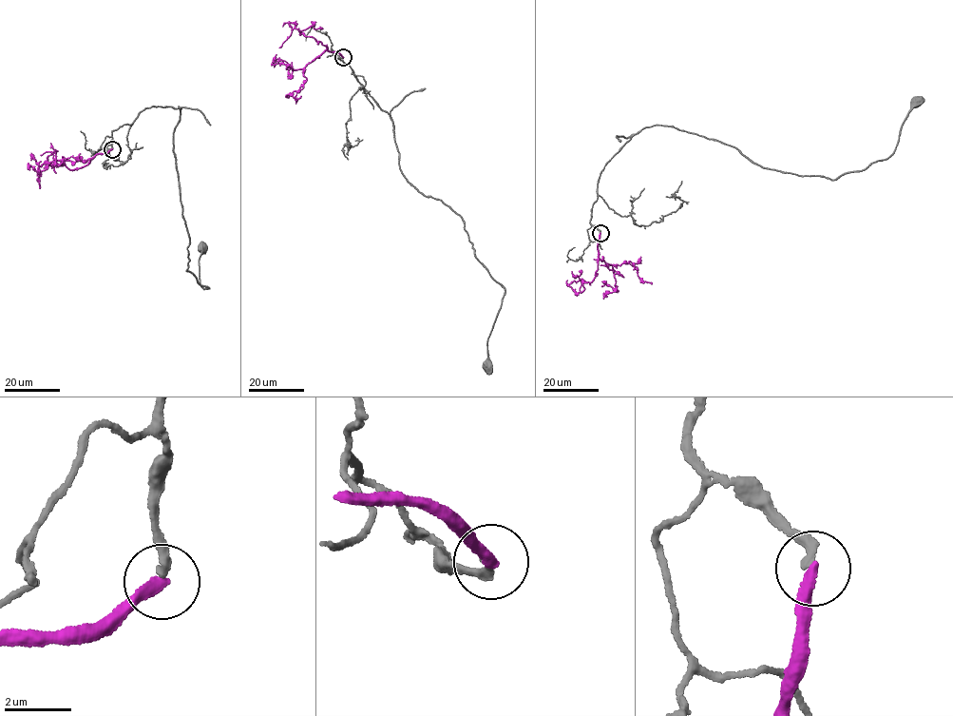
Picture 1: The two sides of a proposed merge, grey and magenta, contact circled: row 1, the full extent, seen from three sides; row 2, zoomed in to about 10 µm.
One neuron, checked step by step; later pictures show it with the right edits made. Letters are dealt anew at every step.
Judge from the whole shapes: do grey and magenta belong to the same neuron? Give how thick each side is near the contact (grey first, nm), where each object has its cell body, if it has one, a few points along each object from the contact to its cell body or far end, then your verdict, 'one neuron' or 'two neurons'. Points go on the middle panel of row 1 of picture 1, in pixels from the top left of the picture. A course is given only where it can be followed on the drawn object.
calibres 260 and 320 nm; soma grey (487, 367); soma magenta none; course grey (343, 56), (335, 56), (389, 112), (407, 182), (460, 216), (475, 254), (504, 288), (486, 340), (486, 367); course magenta (343, 57), (325, 50), (313, 60), (304, 68), (306, 81), (286, 96), (296, 100); two neurons

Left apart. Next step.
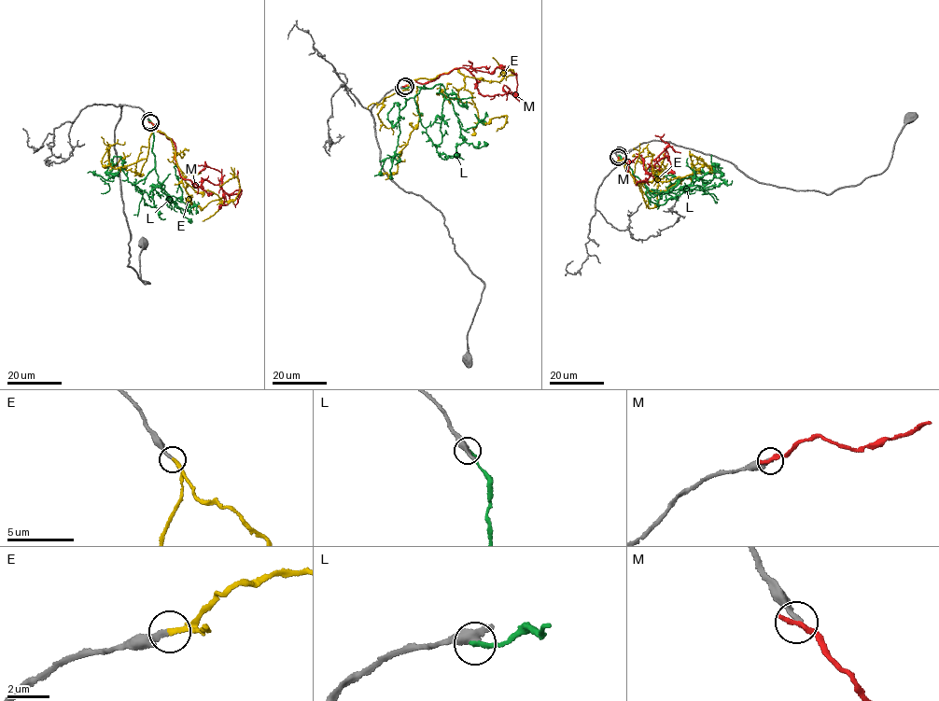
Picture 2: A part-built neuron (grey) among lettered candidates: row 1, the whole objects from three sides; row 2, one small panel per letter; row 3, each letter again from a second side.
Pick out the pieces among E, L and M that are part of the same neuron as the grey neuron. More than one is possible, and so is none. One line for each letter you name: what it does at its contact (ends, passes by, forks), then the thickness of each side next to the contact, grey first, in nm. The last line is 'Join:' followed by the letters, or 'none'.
E: it ends; calibres 240 and 240 nm
Join: E

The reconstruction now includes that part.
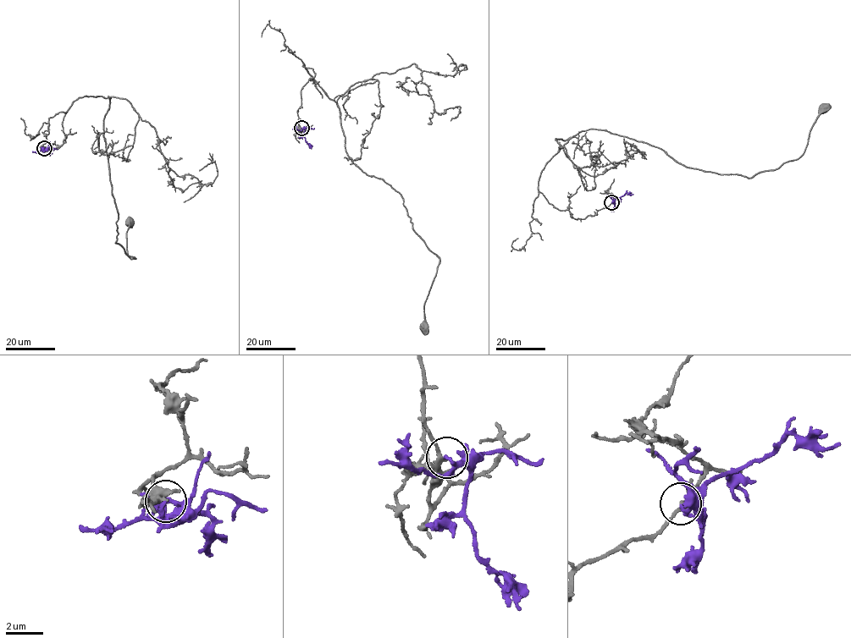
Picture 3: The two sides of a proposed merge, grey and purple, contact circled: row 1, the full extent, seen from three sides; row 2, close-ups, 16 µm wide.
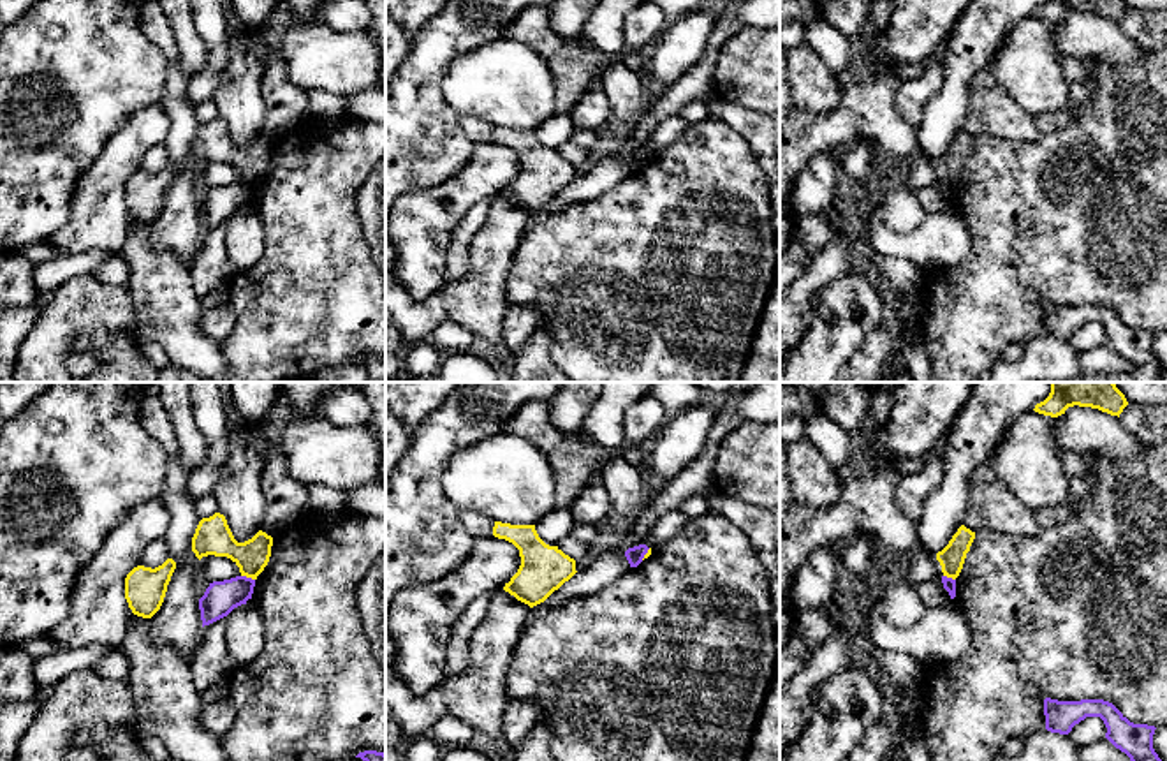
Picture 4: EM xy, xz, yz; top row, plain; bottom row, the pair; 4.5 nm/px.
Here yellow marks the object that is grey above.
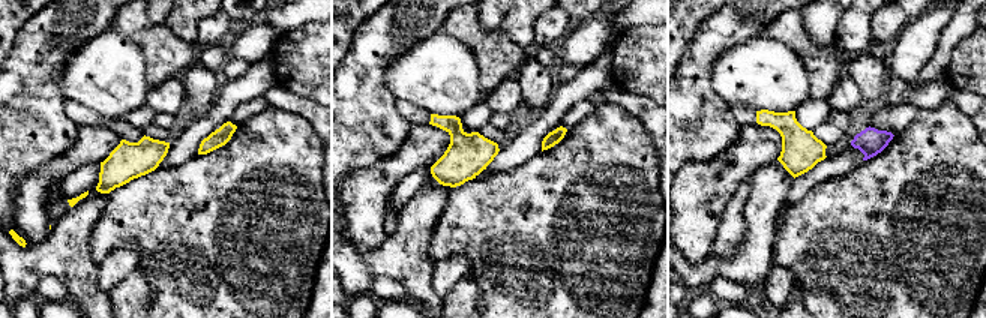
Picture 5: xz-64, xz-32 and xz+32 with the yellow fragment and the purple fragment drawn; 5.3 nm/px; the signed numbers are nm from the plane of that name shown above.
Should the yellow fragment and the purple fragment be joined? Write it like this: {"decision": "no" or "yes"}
{"decision": "no"}

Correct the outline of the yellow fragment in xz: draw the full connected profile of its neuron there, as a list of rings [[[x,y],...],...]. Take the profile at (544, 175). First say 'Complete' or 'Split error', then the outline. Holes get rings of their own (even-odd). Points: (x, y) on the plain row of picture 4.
Complete. [[[495,127],[493,141],[512,148],[519,155],[521,171],[503,196],[530,213],[544,208],[577,178],[576,166],[558,151],[546,150],[535,130]]]

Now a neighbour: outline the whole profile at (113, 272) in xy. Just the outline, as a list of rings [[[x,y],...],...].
[[[113,255],[107,261],[104,261],[102,264],[99,264],[92,275],[106,284],[106,285],[113,285],[113,287],[127,287],[128,284],[128,266],[127,262],[120,257],[120,255]]]

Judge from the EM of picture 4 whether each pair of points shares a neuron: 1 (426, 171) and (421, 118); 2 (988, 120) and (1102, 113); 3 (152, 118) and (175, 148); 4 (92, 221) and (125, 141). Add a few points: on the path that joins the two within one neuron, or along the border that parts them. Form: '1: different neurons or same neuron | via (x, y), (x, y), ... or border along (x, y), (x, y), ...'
1: same neuron | via (426, 159), (419, 148), (419, 131)
2: different neurons | border along (1041, 134), (1032, 140), (998, 138)
3: different neurons | border along (157, 104), (169, 120), (169, 132), (162, 143)
4: same neuron | via (97, 201), (102, 182), (118, 161)

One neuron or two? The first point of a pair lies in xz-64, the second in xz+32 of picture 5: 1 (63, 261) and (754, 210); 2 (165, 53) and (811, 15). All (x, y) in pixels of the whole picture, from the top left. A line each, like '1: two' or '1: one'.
1: one
2: two

